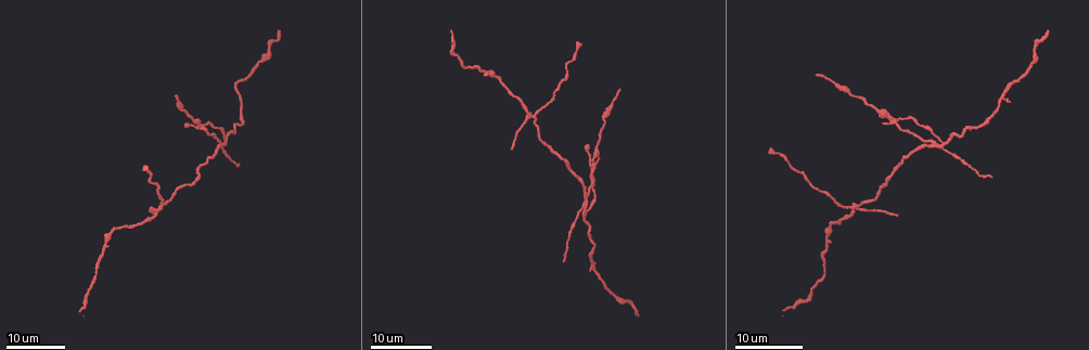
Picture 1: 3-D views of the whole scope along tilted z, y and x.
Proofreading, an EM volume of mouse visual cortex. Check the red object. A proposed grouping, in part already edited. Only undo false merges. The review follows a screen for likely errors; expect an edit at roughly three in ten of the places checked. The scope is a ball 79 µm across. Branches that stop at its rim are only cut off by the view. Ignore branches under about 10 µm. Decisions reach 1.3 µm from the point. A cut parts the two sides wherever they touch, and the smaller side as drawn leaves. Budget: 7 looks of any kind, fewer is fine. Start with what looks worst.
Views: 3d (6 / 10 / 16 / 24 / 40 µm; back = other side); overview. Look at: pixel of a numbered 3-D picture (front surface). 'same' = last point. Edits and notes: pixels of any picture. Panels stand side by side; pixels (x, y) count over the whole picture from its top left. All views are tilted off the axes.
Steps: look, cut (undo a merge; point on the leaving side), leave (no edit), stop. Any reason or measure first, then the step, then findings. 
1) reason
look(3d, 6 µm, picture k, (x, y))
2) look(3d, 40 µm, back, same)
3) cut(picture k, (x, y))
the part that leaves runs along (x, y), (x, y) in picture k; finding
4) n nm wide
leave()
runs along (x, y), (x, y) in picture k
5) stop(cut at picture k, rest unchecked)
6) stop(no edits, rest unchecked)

looks like a crossing
look(3d, 16 µm, picture 1, (532, 116))

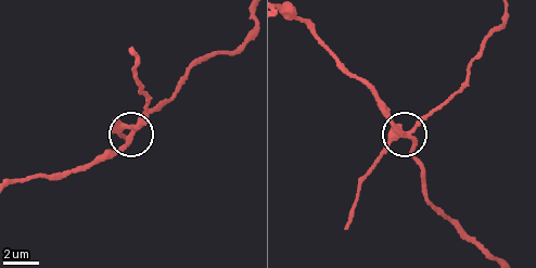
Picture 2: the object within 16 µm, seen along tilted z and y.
look(3d, 6 µm, picture 2, (129, 131))

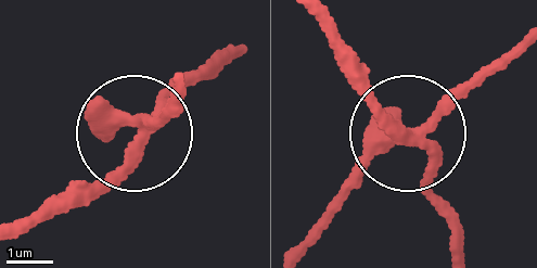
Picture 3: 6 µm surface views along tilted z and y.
4 arms
cut(picture 3, (161, 126))
the part that leaves runs along (417, 127), (514, 46) in picture 3; two neurons meet here

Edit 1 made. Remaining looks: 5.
look(overview)

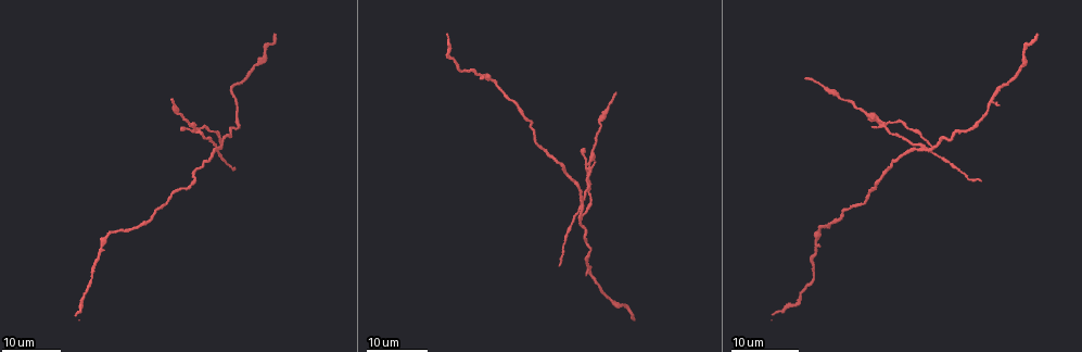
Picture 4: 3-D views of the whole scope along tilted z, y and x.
thick turns thin
look(3d, 24 µm, picture 4, (586, 162))

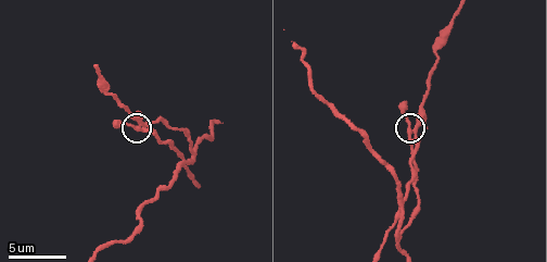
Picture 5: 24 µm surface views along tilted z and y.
closer look
look(3d, 6 µm, picture 5, (140, 126))

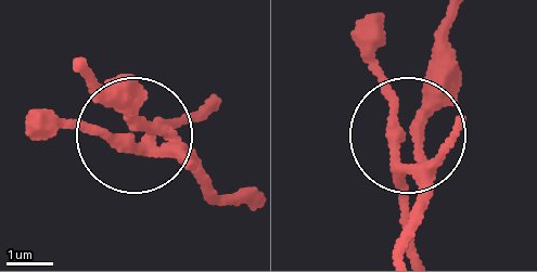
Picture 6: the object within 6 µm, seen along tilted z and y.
cut(picture 6, (189, 167))
the part that leaves runs along (168, 152), (243, 203) in picture 6; a second neuron is stuck on

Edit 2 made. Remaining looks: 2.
narrows sharply
look(3d, 6 µm, picture 5, (172, 186))

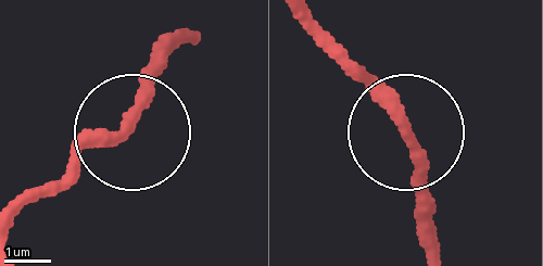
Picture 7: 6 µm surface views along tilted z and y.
leave()
continuous, no second neuron

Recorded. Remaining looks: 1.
stop(cut at picture 3, cut at picture 6, rest unchecked)

